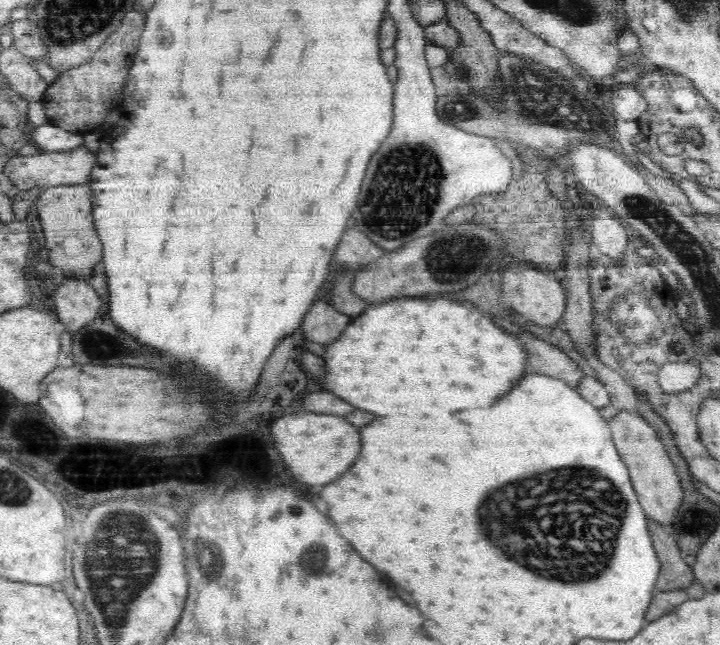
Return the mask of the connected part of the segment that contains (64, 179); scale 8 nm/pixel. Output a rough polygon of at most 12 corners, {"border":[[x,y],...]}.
{"border":[[96,152],[16,155],[4,174],[16,188],[87,184]]}

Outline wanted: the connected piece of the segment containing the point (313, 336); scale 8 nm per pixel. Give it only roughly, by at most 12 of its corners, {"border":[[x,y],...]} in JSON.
{"border":[[315,302],[301,329],[308,341],[327,345],[350,319]]}

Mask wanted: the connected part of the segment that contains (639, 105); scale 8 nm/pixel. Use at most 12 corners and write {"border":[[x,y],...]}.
{"border":[[629,84],[611,91],[617,119],[637,121],[646,99]]}

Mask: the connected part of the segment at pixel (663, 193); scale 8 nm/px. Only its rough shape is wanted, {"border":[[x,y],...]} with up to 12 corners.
{"border":[[633,167],[647,179],[660,200],[676,205],[684,214],[697,210],[686,193],[671,179],[648,174]]}

